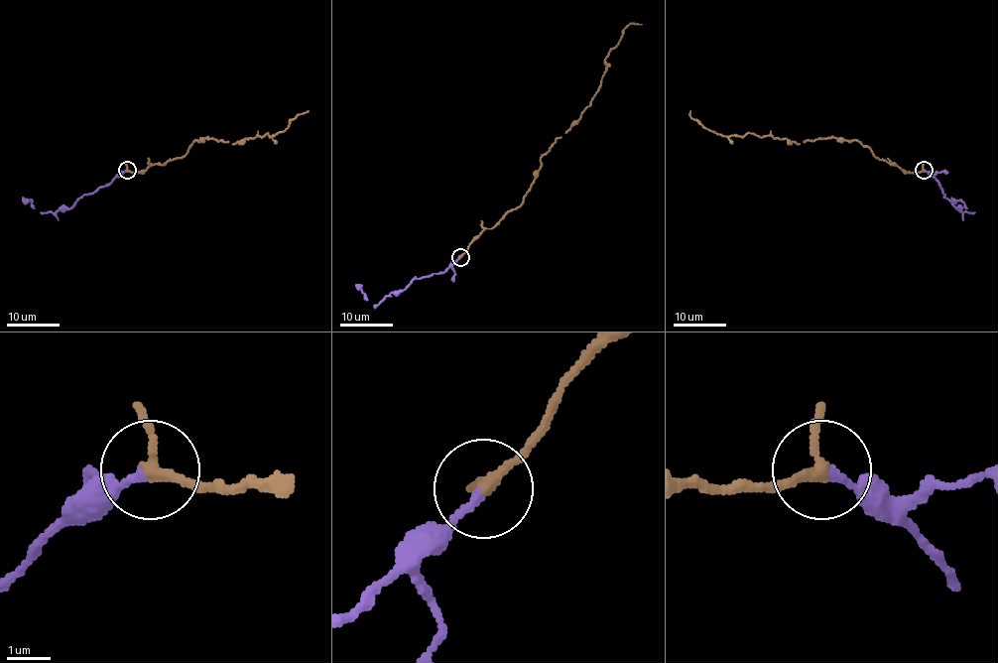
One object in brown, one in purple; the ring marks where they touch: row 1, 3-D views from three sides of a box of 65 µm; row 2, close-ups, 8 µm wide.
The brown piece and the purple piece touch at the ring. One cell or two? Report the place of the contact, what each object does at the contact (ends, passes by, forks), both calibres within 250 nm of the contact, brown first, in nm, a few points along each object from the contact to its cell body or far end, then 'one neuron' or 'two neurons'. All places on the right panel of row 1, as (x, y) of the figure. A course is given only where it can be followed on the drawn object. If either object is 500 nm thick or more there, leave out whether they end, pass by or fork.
(924, 170) | brown passes by | purple ends | 240/200 nm | brown via (924, 170), (905, 173), (853, 140), (835, 137), (796, 144), (750, 133), (717, 134), (693, 118), (690, 111) | purple via (924, 170), (938, 183), (945, 198), (956, 208), (962, 213), (972, 213), (960, 200), (950, 201) | one neuron

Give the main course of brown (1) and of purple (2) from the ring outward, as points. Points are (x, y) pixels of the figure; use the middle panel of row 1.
1: (459, 256), (524, 200), (541, 158), (590, 103), (605, 58), (626, 27), (642, 24)
2: (459, 256), (442, 272), (414, 279), (377, 305), (373, 305), (356, 284)

